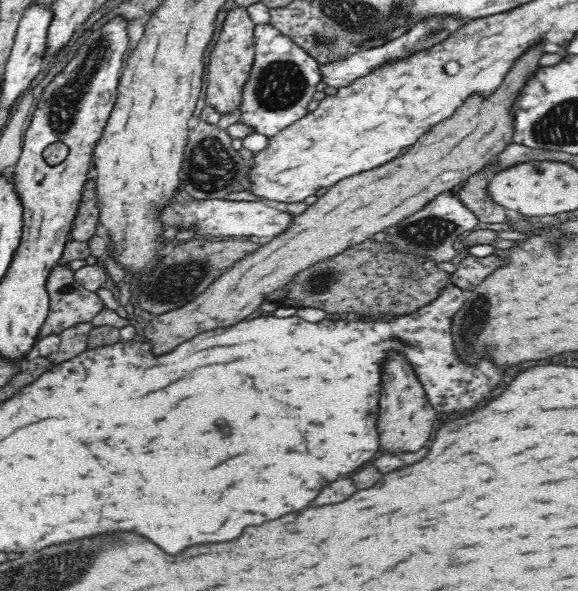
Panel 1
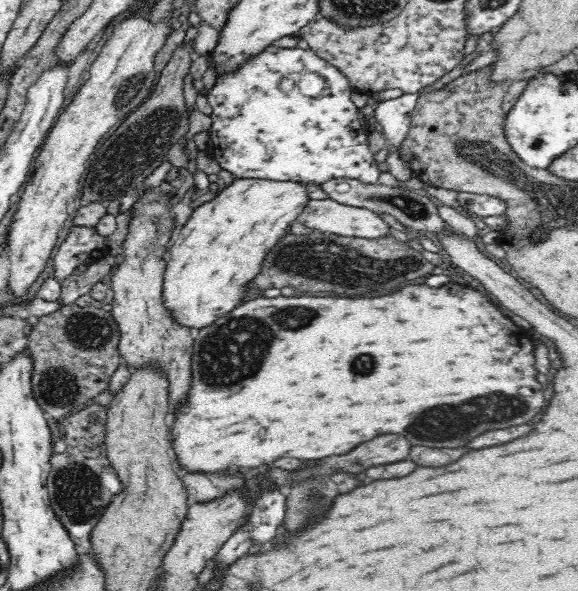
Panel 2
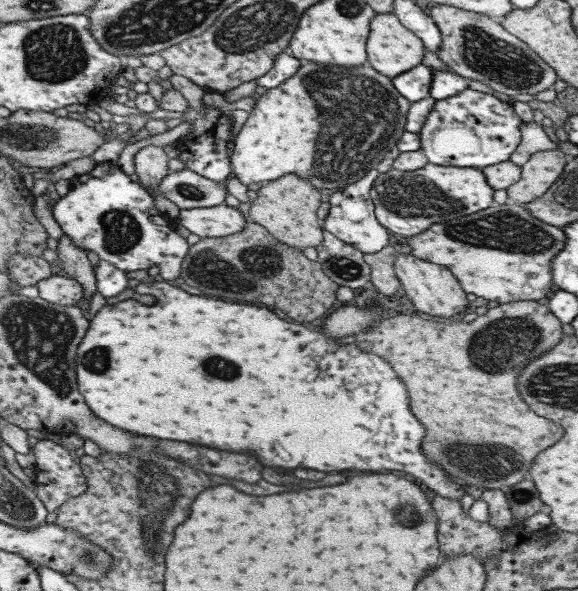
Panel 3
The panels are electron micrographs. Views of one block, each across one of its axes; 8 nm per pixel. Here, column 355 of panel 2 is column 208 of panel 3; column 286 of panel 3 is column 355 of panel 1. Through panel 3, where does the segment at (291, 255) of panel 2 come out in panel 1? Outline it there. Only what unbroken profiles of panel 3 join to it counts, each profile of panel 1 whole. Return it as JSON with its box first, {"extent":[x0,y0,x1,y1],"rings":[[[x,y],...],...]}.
{"extent":[267,239,450,318],"rings":[[[370,239],[347,248],[335,257],[320,261],[301,273],[288,286],[275,290],[267,298],[286,306],[290,304],[298,308],[324,308],[328,314],[344,314],[344,318],[400,318],[402,314],[415,313],[436,300],[440,288],[450,282],[450,275],[441,272],[436,267],[436,262],[412,257],[412,254],[404,256],[404,253],[396,253],[396,250],[390,249],[390,243],[386,243],[386,240],[375,242]]]}

